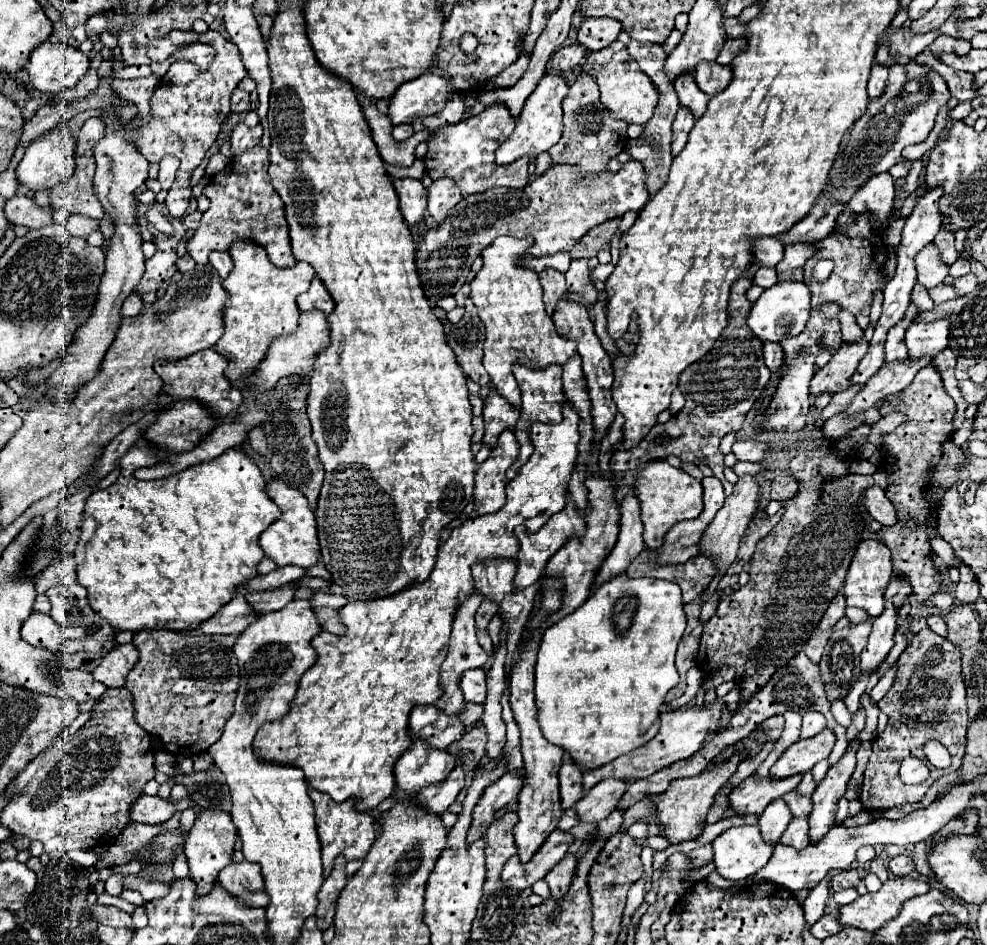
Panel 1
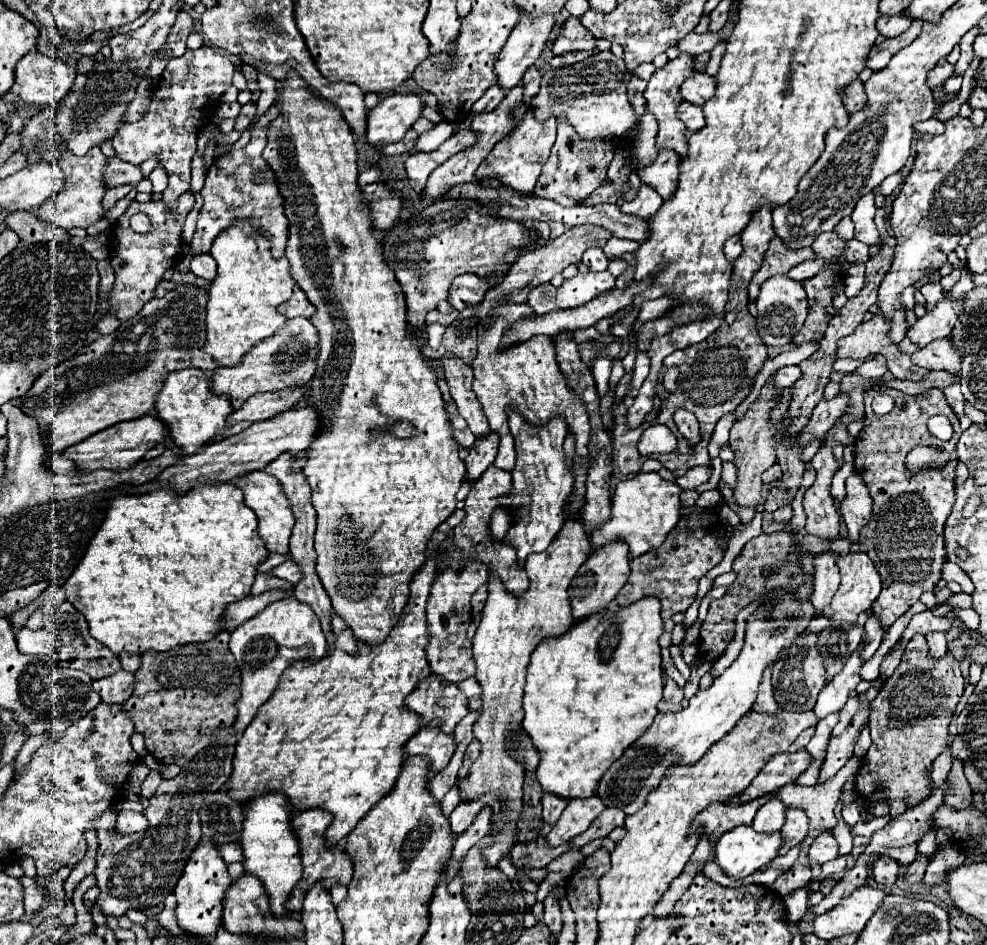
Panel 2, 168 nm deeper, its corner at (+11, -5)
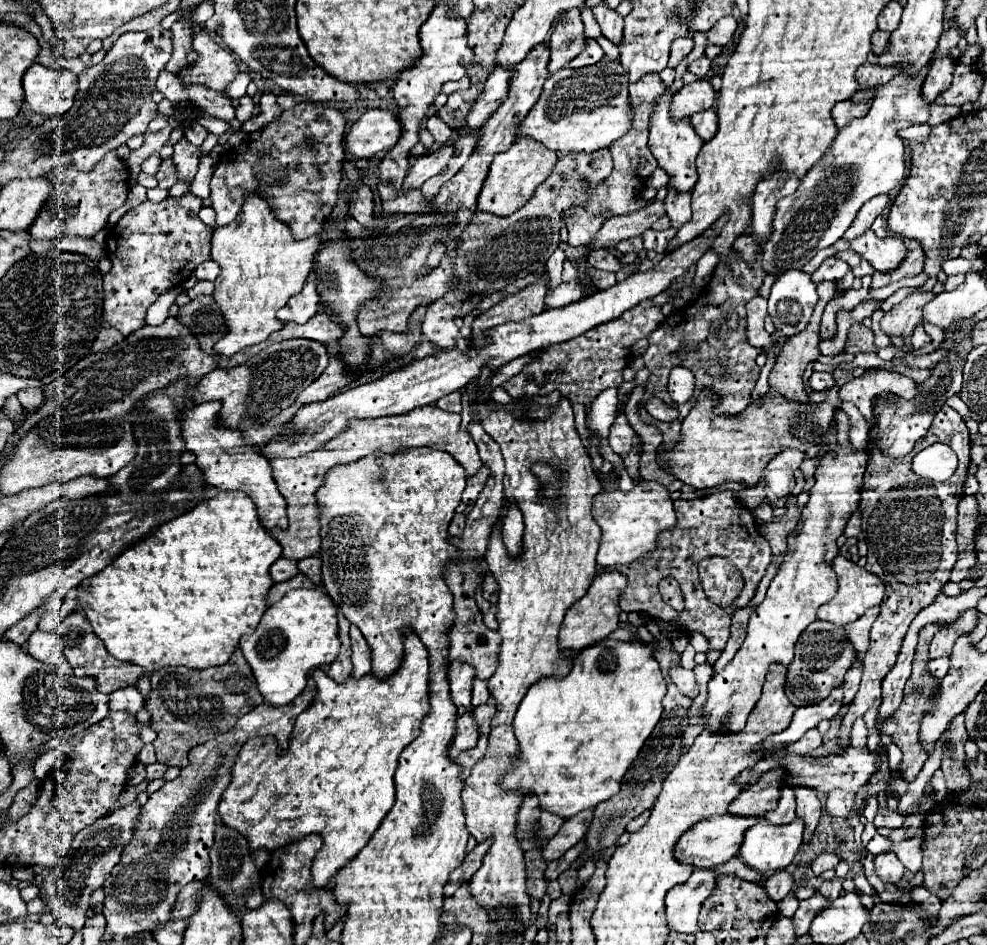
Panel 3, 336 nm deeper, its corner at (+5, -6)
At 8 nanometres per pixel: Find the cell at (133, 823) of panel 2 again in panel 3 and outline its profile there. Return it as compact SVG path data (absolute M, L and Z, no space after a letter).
M135 801L127 807L117 809L111 815L97 819L91 827L85 827L83 831L79 831L79 835L75 835L69 855L65 859L61 859L59 865L55 869L51 869L49 877L43 881L43 889L49 899L49 907L57 915L57 921L61 921L73 929L83 927L85 913L91 907L89 895L93 889L103 887L105 879L111 875L113 867L119 863L119 855L123 853L125 845L133 839L133 835L137 831L139 811L141 811L141 805Z

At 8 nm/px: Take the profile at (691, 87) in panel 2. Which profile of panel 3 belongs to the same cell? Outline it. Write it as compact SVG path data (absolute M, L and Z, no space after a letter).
M697 79L689 85L683 85L681 91L673 95L671 113L675 117L687 117L697 111L705 111L715 103L715 89L707 79Z

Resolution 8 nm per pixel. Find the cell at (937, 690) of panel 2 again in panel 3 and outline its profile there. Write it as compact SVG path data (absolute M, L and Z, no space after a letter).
M933 623L933 625L923 627L923 631L919 633L919 643L917 643L915 659L913 659L913 673L911 673L911 677L909 677L909 681L907 681L907 685L905 685L901 707L899 707L893 715L889 715L887 719L883 719L883 721L879 723L881 733L889 735L891 741L903 751L903 761L901 761L901 767L899 767L897 773L899 773L899 777L901 777L903 781L907 781L907 783L911 783L911 781L917 779L919 771L923 769L923 763L925 763L927 757L929 757L927 751L923 749L923 745L919 743L919 727L921 727L921 721L923 721L925 713L929 713L929 711L933 709L933 703L935 703L935 701L931 701L931 699L933 699L933 695L935 695L935 689L939 689L939 683L941 683L941 679L933 677L933 675L929 673L929 669L927 669L927 661L929 661L929 641L931 641L931 637L935 635L937 629L939 629L939 625Z

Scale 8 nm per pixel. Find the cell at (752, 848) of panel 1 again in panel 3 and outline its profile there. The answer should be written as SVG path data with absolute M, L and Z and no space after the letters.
M763 819L749 827L745 831L745 837L743 837L743 843L741 843L741 849L739 849L739 857L743 859L743 863L759 873L769 873L769 871L779 871L779 869L785 869L787 865L791 865L795 853L799 851L799 845L801 845L801 837L803 837L803 821L801 819L795 819L793 823L789 825L767 825Z

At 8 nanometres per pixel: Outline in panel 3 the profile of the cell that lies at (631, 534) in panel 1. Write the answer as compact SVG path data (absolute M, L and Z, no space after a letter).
M599 571L593 577L591 587L587 589L587 593L571 605L571 609L565 615L561 633L559 633L559 643L563 647L563 651L581 651L581 647L589 647L591 643L599 643L599 639L605 639L611 631L617 629L619 625L619 597L623 593L623 589L627 587L629 579L619 573L619 571Z

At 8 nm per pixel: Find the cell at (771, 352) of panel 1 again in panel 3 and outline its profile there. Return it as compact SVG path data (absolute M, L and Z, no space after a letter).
M813 371L813 375L809 377L809 387L813 391L823 391L823 389L831 389L835 385L833 377L829 373L819 373L819 371Z

